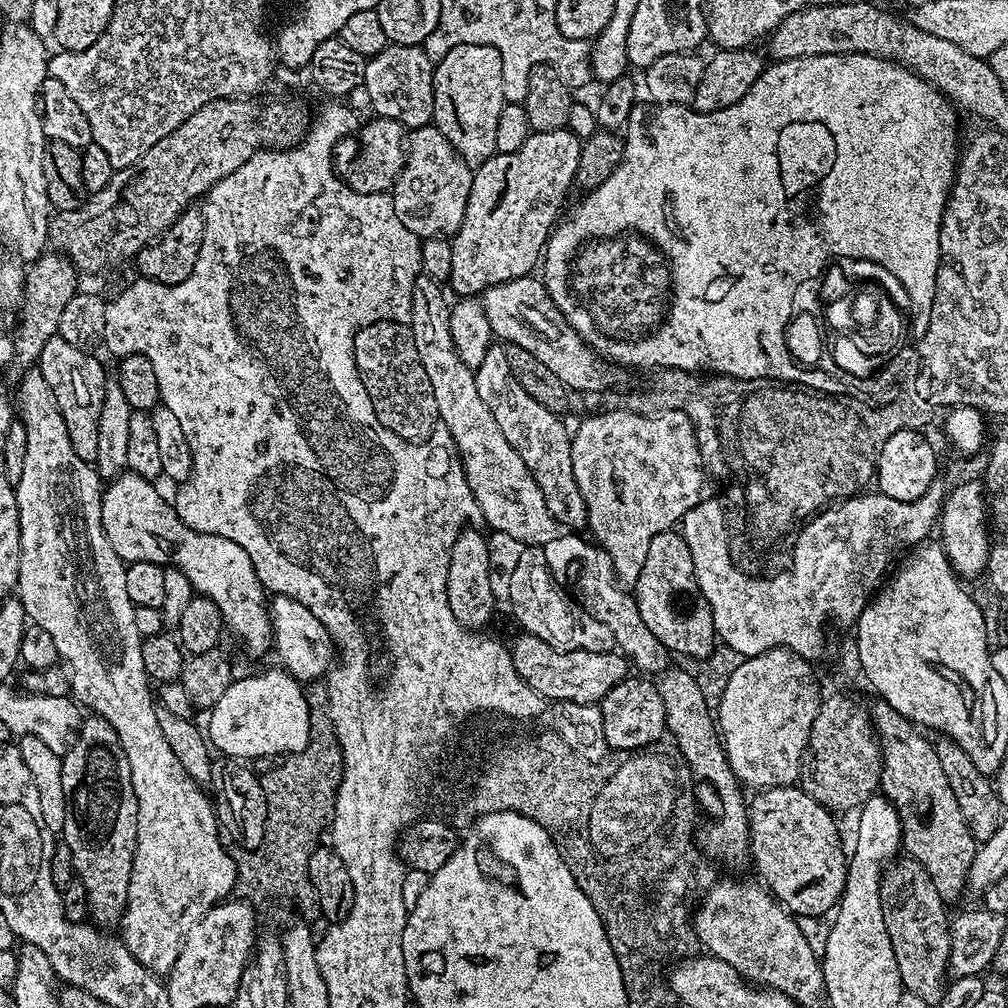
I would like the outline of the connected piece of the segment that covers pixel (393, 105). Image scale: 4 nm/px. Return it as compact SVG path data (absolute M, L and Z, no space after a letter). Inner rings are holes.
M389 43L377 56L364 65L362 92L368 95L373 113L404 125L405 129L426 128L432 124L434 114L434 61L414 44Z

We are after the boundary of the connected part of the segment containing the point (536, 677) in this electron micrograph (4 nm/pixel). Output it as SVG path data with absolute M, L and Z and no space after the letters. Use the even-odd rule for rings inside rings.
M520 634L510 644L512 661L520 677L548 702L582 702L599 704L623 680L629 679L630 664L619 651L587 652L574 650L560 652L554 646L542 642L542 638Z

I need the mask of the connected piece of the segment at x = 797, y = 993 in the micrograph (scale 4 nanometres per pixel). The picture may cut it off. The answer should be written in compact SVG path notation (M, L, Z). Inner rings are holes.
M720 880L708 893L704 896L704 901L700 904L700 909L697 910L696 916L694 912L694 936L697 941L700 940L705 944L707 951L718 957L722 962L726 962L736 971L736 975L743 978L748 982L755 982L760 986L767 986L769 988L774 988L778 992L784 992L791 998L791 1000L796 1001L797 1005L804 1006L804 1004L812 1004L816 999L823 997L825 995L824 990L824 970L821 961L814 954L814 951L810 950L810 945L806 942L805 938L802 936L802 931L799 930L797 921L793 919L791 915L759 883L751 884L748 880Z

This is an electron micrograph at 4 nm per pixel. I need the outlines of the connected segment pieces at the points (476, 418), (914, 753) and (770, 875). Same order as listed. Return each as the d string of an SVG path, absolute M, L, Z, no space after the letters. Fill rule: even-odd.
M417 275L412 287L410 327L414 343L418 348L418 355L434 388L439 421L445 424L453 438L454 448L458 453L459 463L464 466L464 476L472 491L477 513L481 518L483 516L491 531L504 533L510 539L520 541L525 547L541 547L552 575L562 578L565 572L568 572L568 568L572 566L575 557L580 557L580 554L584 552L584 545L588 540L577 531L559 523L550 514L550 510L546 507L546 498L542 498L542 490L538 486L538 482L534 482L530 470L526 470L526 462L522 462L522 458L518 458L518 450L514 450L514 446L510 446L510 442L506 442L506 437L498 427L498 422L494 422L494 414L490 414L486 402L482 402L482 397L478 395L475 371L470 366L466 366L466 362L462 362L462 358L454 346L454 338L450 338L450 318L448 317L450 304L449 301L444 301L443 290L444 288L428 275Z
M879 698L873 701L873 704L870 704L870 715L876 736L880 739L880 788L900 816L903 828L903 851L911 859L917 860L926 870L926 874L930 874L930 882L934 882L934 890L938 890L940 897L945 902L952 902L960 895L965 895L968 871L974 862L978 842L966 826L966 818L962 818L962 810L954 799L954 790L950 790L950 782L946 778L945 771L942 770L942 762L938 760L935 743L931 739L928 741L924 737L927 735L911 720L898 714L894 706Z
M791 786L791 787L784 787L784 788L766 788L755 793L756 796L753 798L751 797L750 800L750 807L748 810L748 831L750 833L750 860L751 863L754 865L756 863L756 868L760 871L759 879L762 881L763 887L767 889L769 893L793 917L800 917L800 916L816 916L816 917L827 917L827 912L830 911L831 913L833 909L837 907L840 902L841 897L844 894L844 887L846 886L847 882L847 870L848 870L848 861L849 857L846 855L846 850L844 852L844 848L840 845L840 832L836 829L836 824L832 819L834 819L833 813L829 811L829 809L824 808L817 800L814 798L810 798L810 794L806 794L801 790L799 786Z

